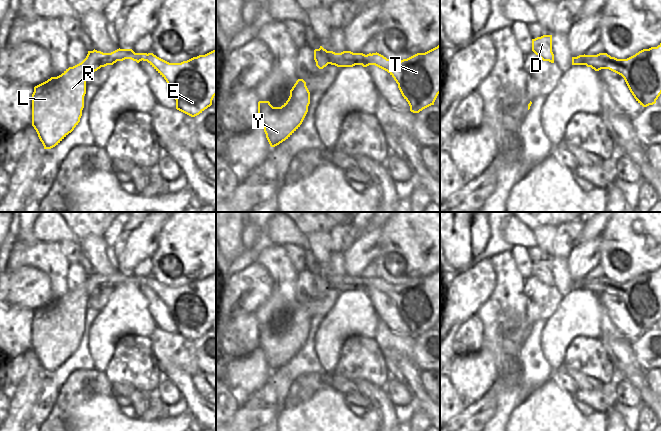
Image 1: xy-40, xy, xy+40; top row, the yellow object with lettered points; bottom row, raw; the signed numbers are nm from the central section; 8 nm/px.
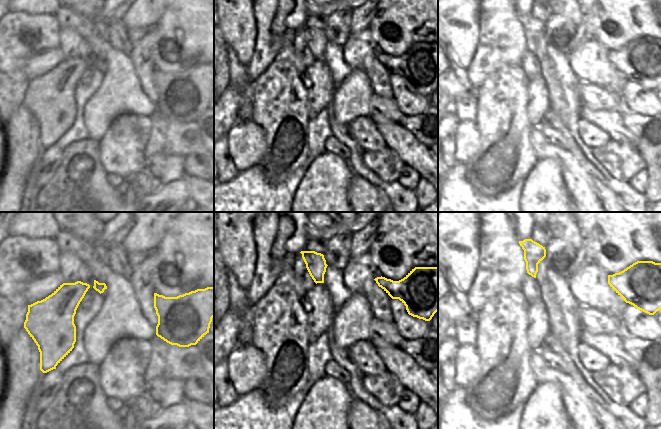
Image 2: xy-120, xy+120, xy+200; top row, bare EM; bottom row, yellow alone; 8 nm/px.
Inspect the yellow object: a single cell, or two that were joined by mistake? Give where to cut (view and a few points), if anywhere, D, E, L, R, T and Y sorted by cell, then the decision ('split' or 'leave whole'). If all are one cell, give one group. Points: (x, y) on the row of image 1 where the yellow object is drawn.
cut in xy along (371, 54), (361, 64); D L R Y / E T; split

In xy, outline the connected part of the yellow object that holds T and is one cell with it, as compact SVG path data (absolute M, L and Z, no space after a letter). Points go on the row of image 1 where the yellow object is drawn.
M440 45L401 61L372 53L369 59L362 62L363 67L369 65L387 71L394 78L411 112L419 113L434 105L440 93Z

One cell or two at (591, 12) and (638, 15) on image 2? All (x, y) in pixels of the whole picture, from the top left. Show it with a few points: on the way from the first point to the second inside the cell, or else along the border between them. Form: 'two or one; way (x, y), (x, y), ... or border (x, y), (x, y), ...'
one; way (603, 12), (626, 12)

